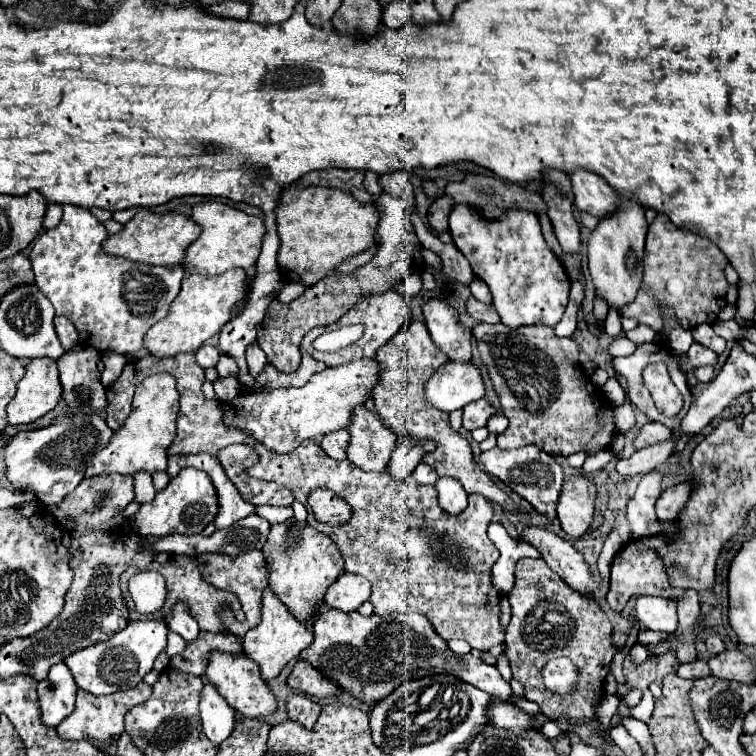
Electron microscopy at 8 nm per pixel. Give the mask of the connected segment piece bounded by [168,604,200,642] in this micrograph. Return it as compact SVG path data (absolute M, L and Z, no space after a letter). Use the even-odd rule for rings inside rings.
M178 604L174 608L174 614L172 614L172 620L168 622L168 626L170 626L170 630L178 632L186 642L194 642L200 632L196 620L192 620L192 616L186 612L184 604Z

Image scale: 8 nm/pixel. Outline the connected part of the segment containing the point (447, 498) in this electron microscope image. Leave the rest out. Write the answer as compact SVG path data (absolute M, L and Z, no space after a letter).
M438 478L436 492L438 492L440 506L450 514L460 514L468 502L468 496L464 488L460 486L460 482L452 478Z

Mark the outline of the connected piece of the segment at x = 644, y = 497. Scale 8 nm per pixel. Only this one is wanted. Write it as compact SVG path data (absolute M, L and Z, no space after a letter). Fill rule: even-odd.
M658 472L644 474L638 484L636 494L630 498L630 502L626 506L626 514L628 514L628 522L632 526L634 538L650 536L648 522L656 520L654 502L658 496L660 496L660 474Z

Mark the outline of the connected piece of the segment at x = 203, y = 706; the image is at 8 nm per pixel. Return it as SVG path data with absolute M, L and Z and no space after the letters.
M206 682L200 692L200 718L202 732L212 742L220 744L224 738L230 736L234 726L234 710L210 682Z

